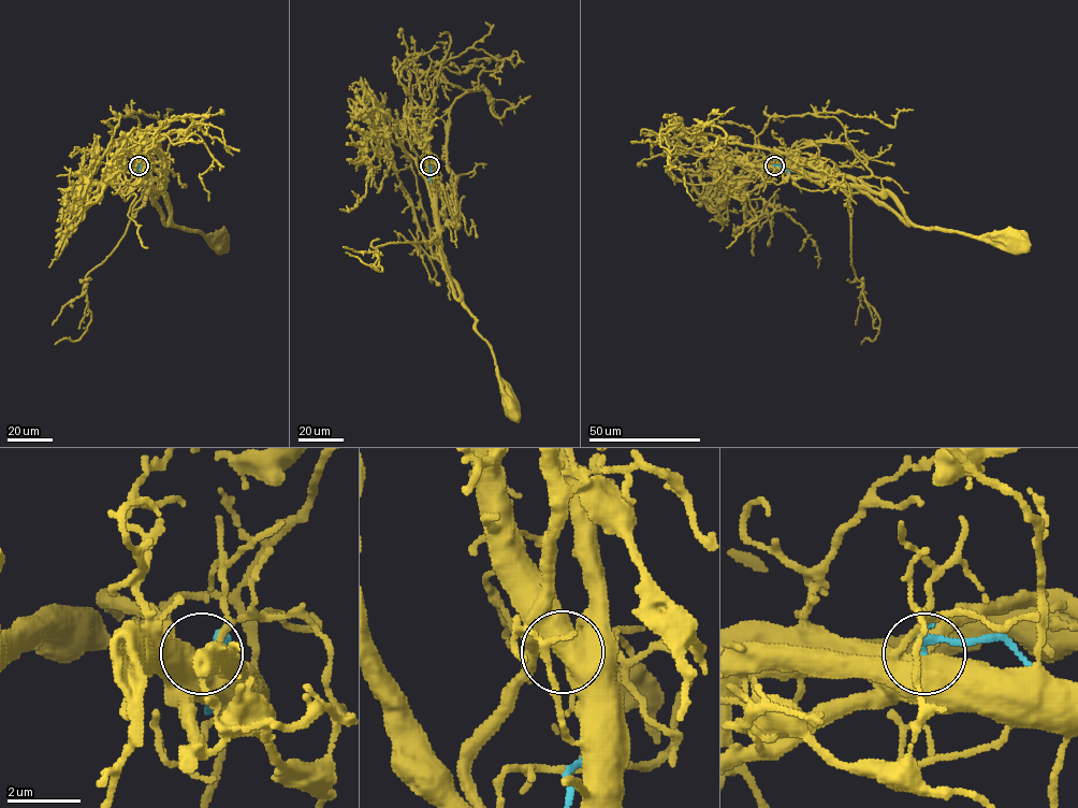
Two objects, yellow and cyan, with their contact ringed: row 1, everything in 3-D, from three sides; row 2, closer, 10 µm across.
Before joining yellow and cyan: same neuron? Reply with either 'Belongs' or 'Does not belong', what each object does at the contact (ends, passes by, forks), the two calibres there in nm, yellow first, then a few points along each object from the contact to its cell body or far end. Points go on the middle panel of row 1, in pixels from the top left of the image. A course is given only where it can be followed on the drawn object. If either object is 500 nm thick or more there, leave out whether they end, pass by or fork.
Does not belong. Thickness 550 nm (yellow) against 190 nm. Course of yellow: (430, 166), (441, 264), (453, 293), (474, 318), (476, 331), (491, 348), (496, 373), (513, 401), (510, 406). Course of cyan: (430, 166), (430, 182)

